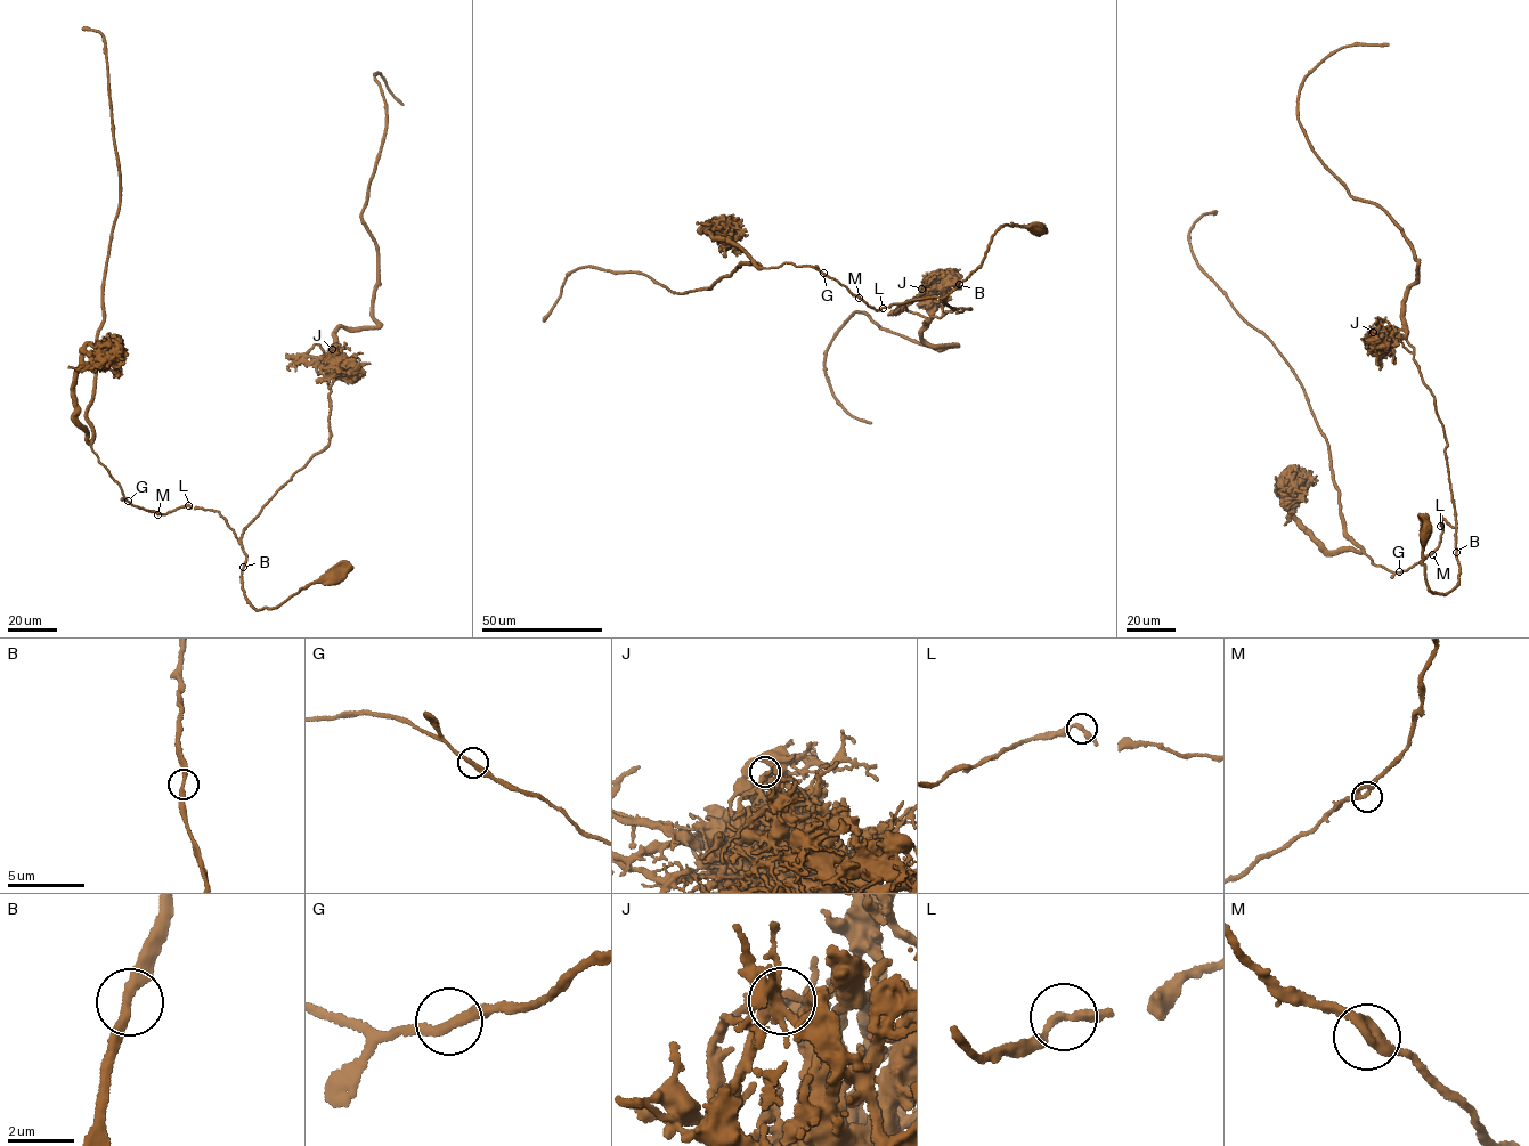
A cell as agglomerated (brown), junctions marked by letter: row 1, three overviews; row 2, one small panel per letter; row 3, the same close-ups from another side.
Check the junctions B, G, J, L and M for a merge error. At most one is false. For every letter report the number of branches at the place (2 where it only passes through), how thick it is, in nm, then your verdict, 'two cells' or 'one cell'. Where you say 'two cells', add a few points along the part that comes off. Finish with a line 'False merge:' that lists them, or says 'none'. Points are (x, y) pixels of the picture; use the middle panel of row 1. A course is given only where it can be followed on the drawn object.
B: 2 | 280 nm | one cell
G: 2 | 260 nm | one cell
J: 2 | 240 nm | one cell
L: 2 | 240 nm | one cell
M: 2 | 320 nm | one cell
False merge: none

